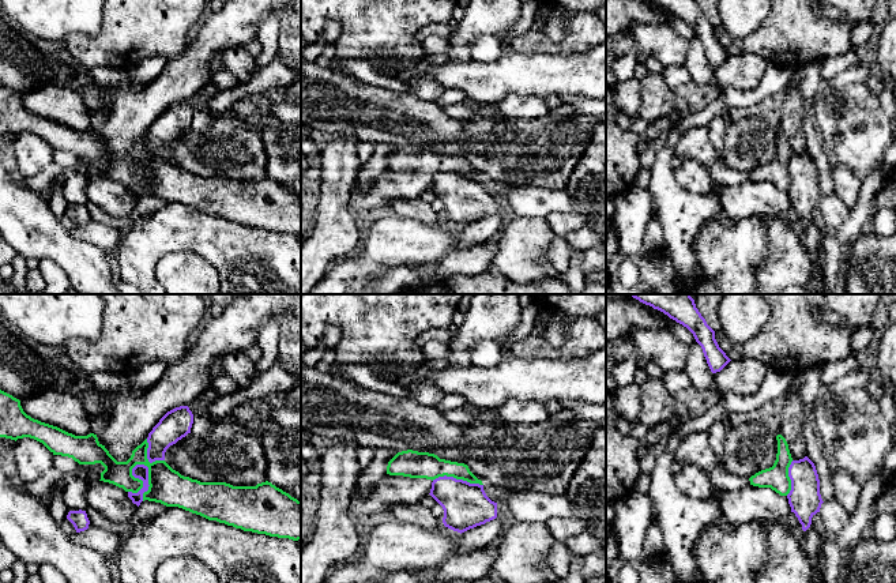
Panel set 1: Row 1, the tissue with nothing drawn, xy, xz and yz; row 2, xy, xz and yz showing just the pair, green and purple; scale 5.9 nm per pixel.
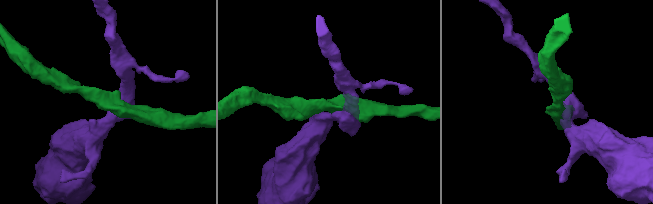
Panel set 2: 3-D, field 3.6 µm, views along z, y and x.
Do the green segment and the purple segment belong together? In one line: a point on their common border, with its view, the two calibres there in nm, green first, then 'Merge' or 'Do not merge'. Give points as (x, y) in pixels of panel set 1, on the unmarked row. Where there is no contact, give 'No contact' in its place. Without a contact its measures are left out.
Touches green at xy (149, 173). Thickness 220 nm (green) against 90 nm. Do not merge

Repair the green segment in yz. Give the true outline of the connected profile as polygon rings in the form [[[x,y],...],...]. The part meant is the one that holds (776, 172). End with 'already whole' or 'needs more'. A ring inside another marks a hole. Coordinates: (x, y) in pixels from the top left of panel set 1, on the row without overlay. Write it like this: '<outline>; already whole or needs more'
[[[782,129],[776,131],[778,148],[772,162],[761,165],[749,173],[750,180],[758,183],[771,183],[780,191],[787,191],[791,185],[788,162],[793,157],[788,139]]]; already whole

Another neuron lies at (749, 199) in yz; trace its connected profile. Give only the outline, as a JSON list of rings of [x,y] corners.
[[[748,180],[729,187],[714,184],[711,191],[720,196],[720,212],[734,221],[750,217],[786,217],[791,207],[787,191],[780,191],[771,183]]]

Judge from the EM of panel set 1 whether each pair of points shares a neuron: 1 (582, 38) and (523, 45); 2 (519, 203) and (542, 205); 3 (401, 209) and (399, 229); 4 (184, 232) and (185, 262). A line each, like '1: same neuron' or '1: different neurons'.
1: same neuron
2: same neuron
3: different neurons
4: different neurons

